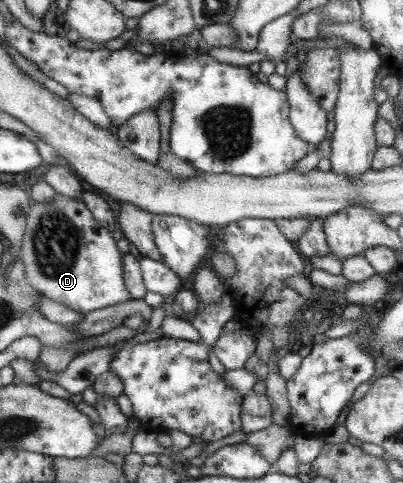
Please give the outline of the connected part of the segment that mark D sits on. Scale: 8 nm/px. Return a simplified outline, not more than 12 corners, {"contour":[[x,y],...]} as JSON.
{"contour":[[80,196],[31,202],[29,289],[81,314],[130,299]]}

